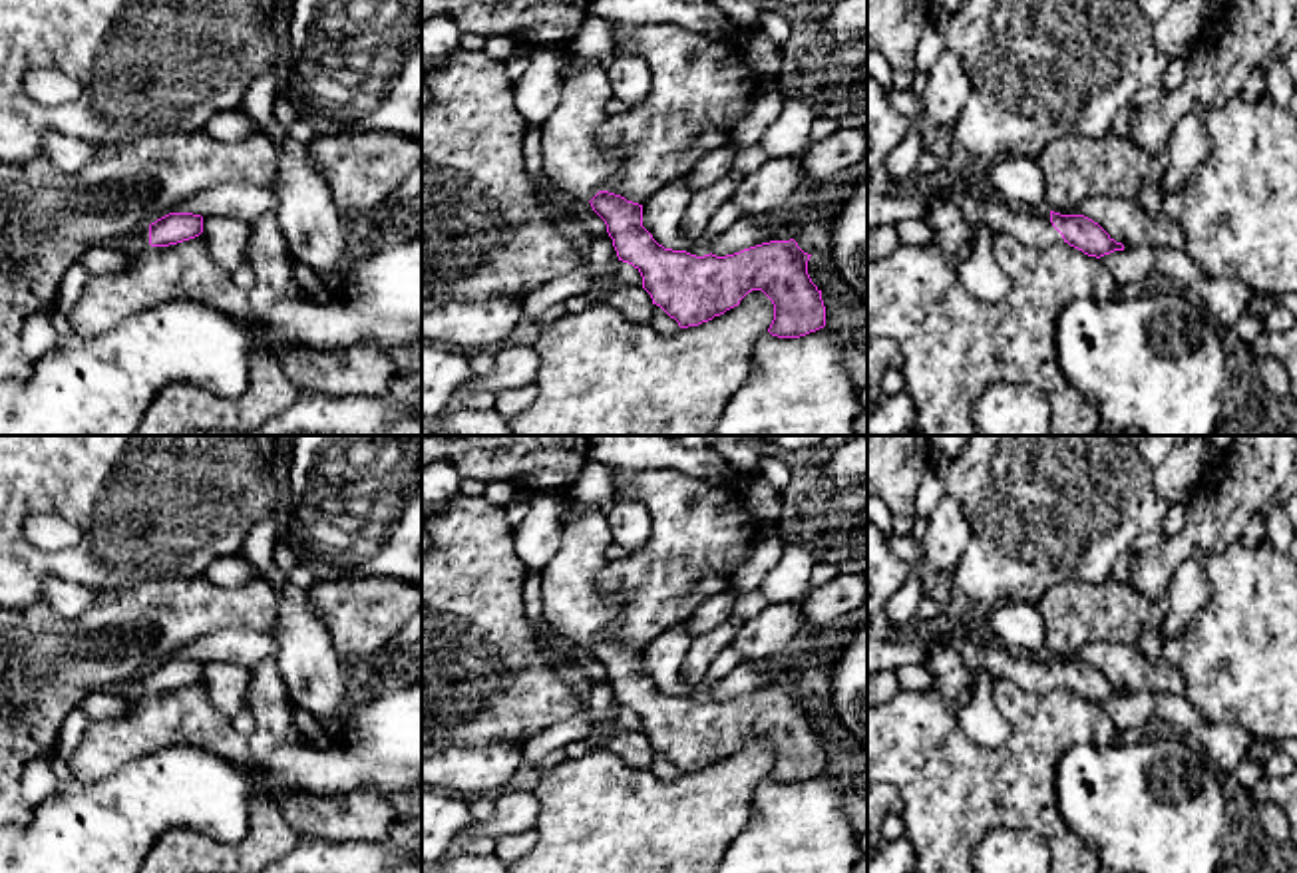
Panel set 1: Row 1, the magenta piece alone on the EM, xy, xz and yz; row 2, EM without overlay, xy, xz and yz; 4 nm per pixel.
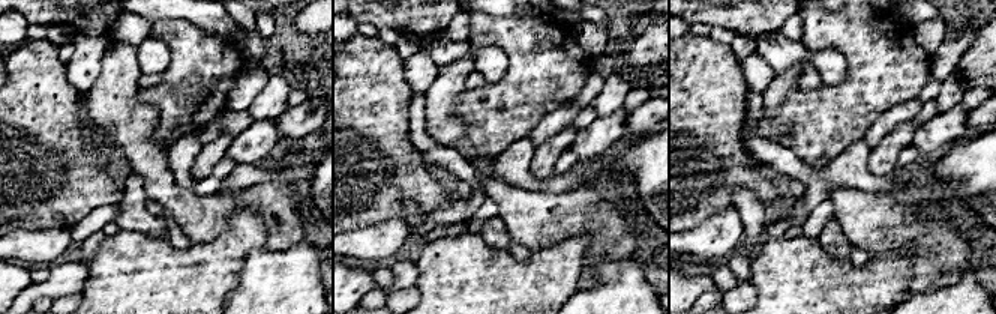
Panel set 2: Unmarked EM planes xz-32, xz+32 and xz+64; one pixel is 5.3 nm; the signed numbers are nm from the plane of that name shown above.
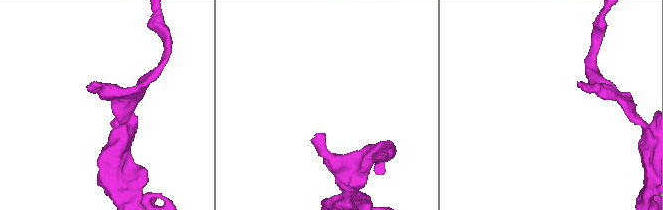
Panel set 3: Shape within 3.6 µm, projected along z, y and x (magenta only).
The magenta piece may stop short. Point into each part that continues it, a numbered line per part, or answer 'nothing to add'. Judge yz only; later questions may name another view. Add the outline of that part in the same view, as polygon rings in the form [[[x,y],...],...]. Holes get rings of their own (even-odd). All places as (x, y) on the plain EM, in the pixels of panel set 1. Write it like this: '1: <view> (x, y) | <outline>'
1: yz (979, 653) | [[[955,630],[937,640],[949,644],[971,672],[973,686],[987,672],[995,682],[1009,680],[1024,692],[1046,694],[1062,688],[1050,668],[1050,656],[1020,656],[1009,652],[997,638]]]

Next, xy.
1: xy (140, 685) | [[[149,672],[135,676],[127,686],[117,688],[117,692],[123,692],[129,700],[149,694]]]

